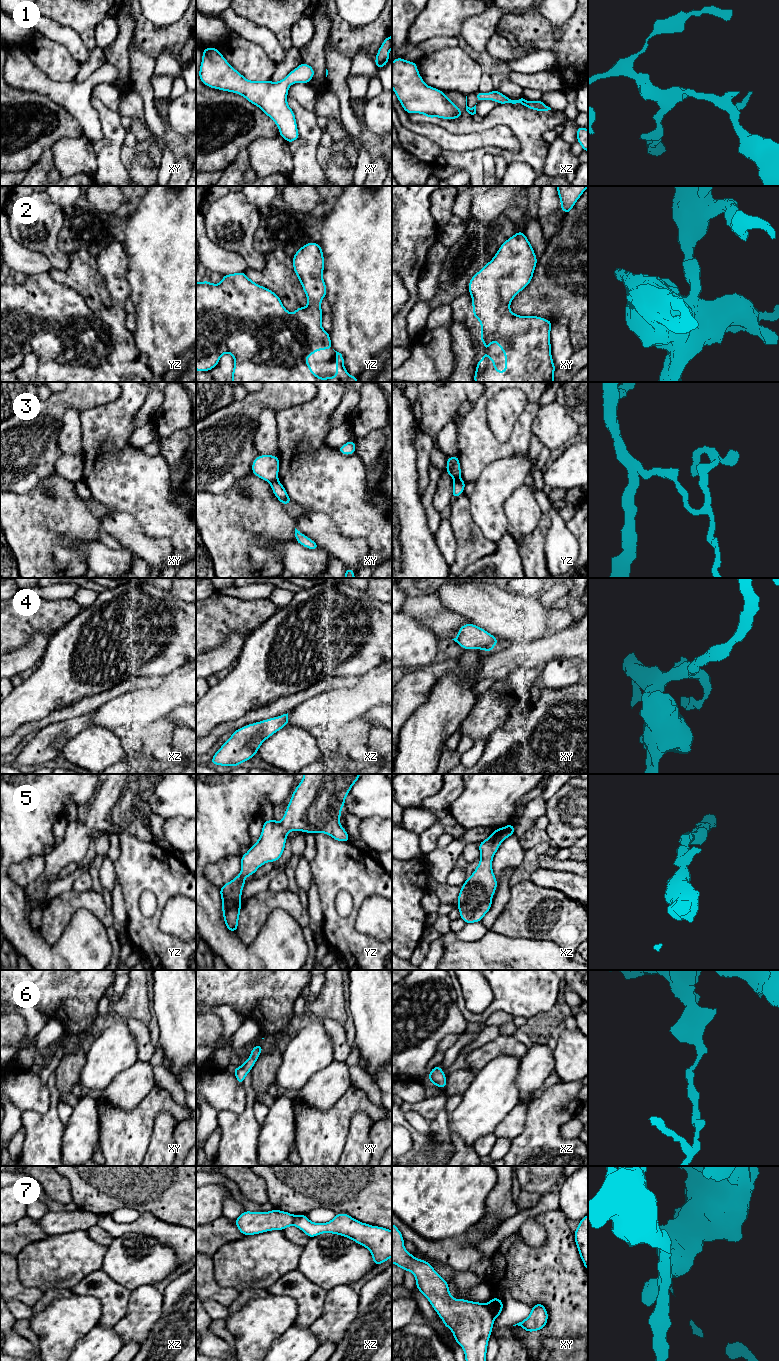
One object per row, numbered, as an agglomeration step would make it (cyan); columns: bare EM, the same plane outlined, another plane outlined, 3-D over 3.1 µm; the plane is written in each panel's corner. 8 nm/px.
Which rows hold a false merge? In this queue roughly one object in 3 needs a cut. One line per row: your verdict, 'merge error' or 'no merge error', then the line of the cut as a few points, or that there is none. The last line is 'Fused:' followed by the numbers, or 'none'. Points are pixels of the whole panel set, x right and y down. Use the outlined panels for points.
1: no merge error; cut none
2: no merge error; cut none
3: merge error; cut xy (277, 478), (270, 483)
4: no merge error; cut none
5: no merge error; cut none
6: no merge error; cut none
7: merge error; cut xy (487, 1305), (494, 1318)
Fused: 3, 7

